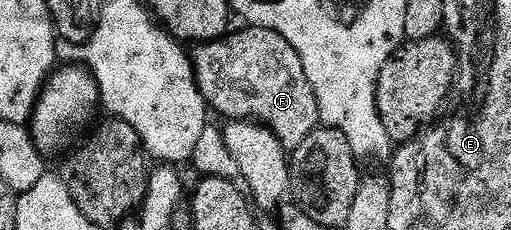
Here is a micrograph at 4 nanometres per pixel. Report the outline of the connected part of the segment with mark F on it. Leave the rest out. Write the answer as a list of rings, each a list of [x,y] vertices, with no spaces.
[[[254,25],[242,29],[194,48],[195,81],[214,114],[224,115],[227,121],[258,121],[278,137],[283,147],[294,149],[321,123],[315,90],[305,77],[305,65],[301,65],[297,49],[281,33]]]

